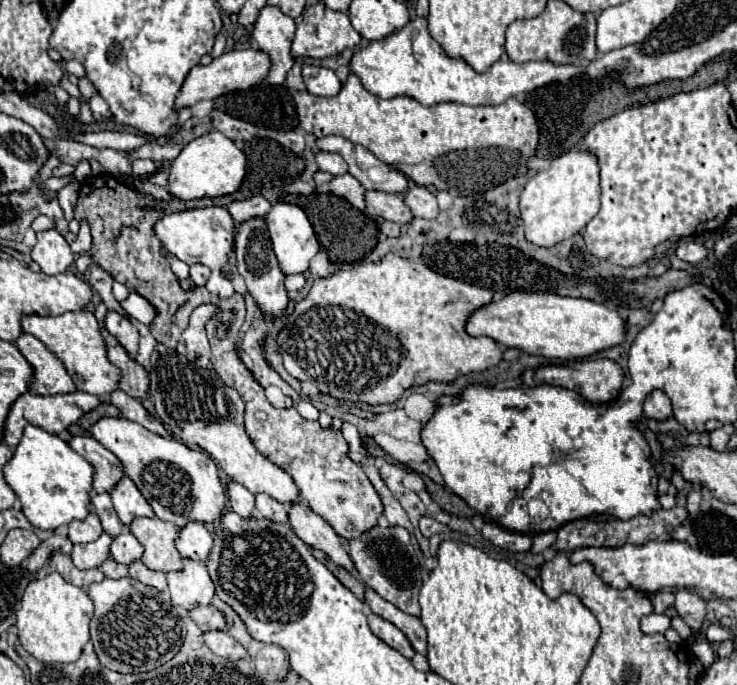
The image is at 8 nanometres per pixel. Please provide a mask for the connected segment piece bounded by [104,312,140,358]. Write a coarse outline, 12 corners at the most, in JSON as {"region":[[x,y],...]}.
{"region":[[108,312],[106,330],[134,358],[138,328],[130,318]]}

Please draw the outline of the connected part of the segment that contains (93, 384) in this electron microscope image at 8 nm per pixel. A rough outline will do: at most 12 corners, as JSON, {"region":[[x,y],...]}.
{"region":[[88,310],[24,316],[78,390],[108,396],[122,372]]}

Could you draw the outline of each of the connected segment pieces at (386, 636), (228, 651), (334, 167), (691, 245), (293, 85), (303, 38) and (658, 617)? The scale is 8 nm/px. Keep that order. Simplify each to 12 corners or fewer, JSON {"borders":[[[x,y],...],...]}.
{"borders":[[[368,614],[370,630],[390,648],[414,658],[408,638],[388,620]],[[206,632],[204,642],[216,656],[248,660],[246,648],[228,632]],[[318,152],[320,170],[334,176],[348,172],[348,164],[336,152]],[[684,240],[676,248],[676,256],[688,264],[706,258],[700,242]],[[300,62],[288,72],[286,84],[290,90],[304,90]],[[324,2],[306,8],[292,58],[336,56],[362,36]],[[648,614],[642,620],[642,632],[664,634],[670,618],[664,614]]]}

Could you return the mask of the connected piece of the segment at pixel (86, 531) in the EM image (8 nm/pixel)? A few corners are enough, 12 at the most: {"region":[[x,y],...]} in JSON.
{"region":[[90,512],[86,520],[68,526],[72,544],[94,542],[102,534],[100,520]]}

